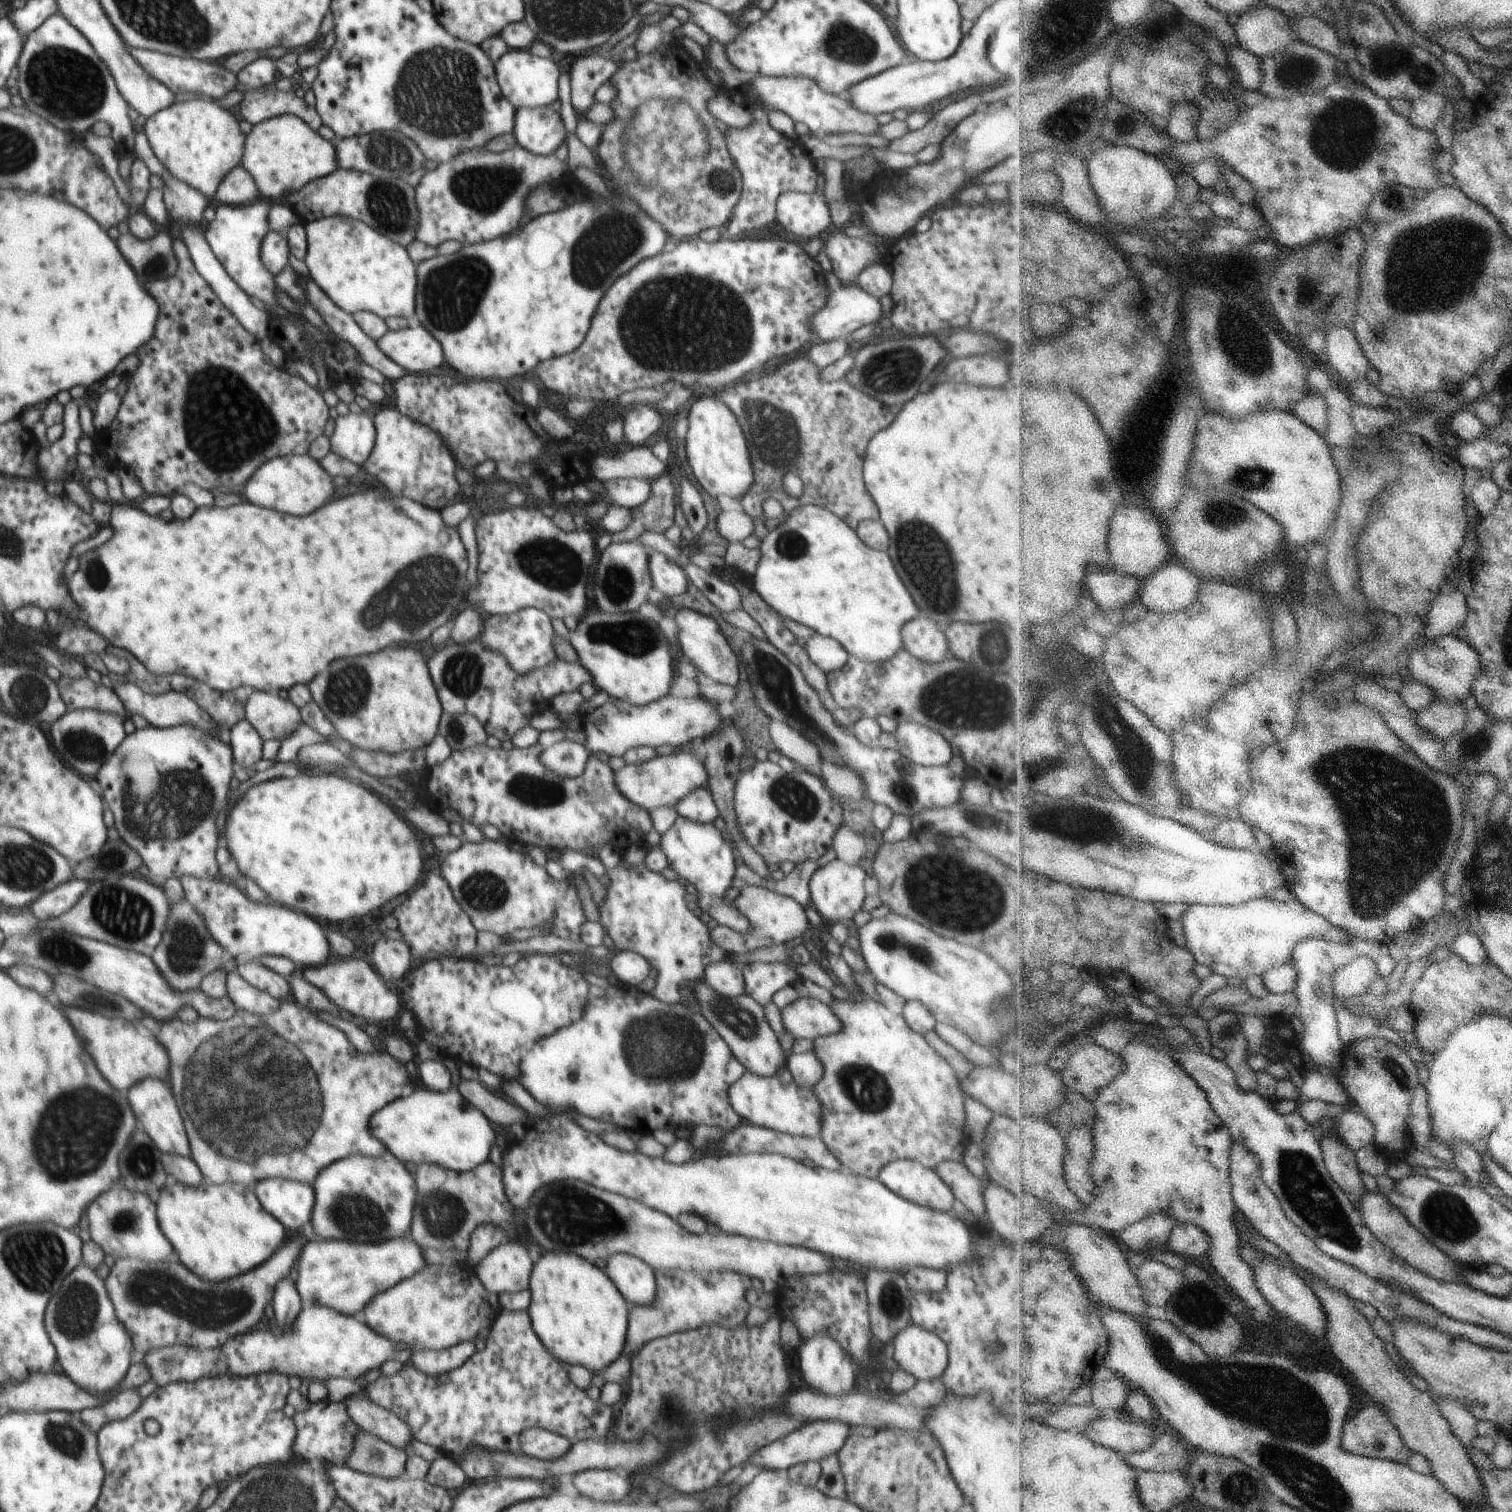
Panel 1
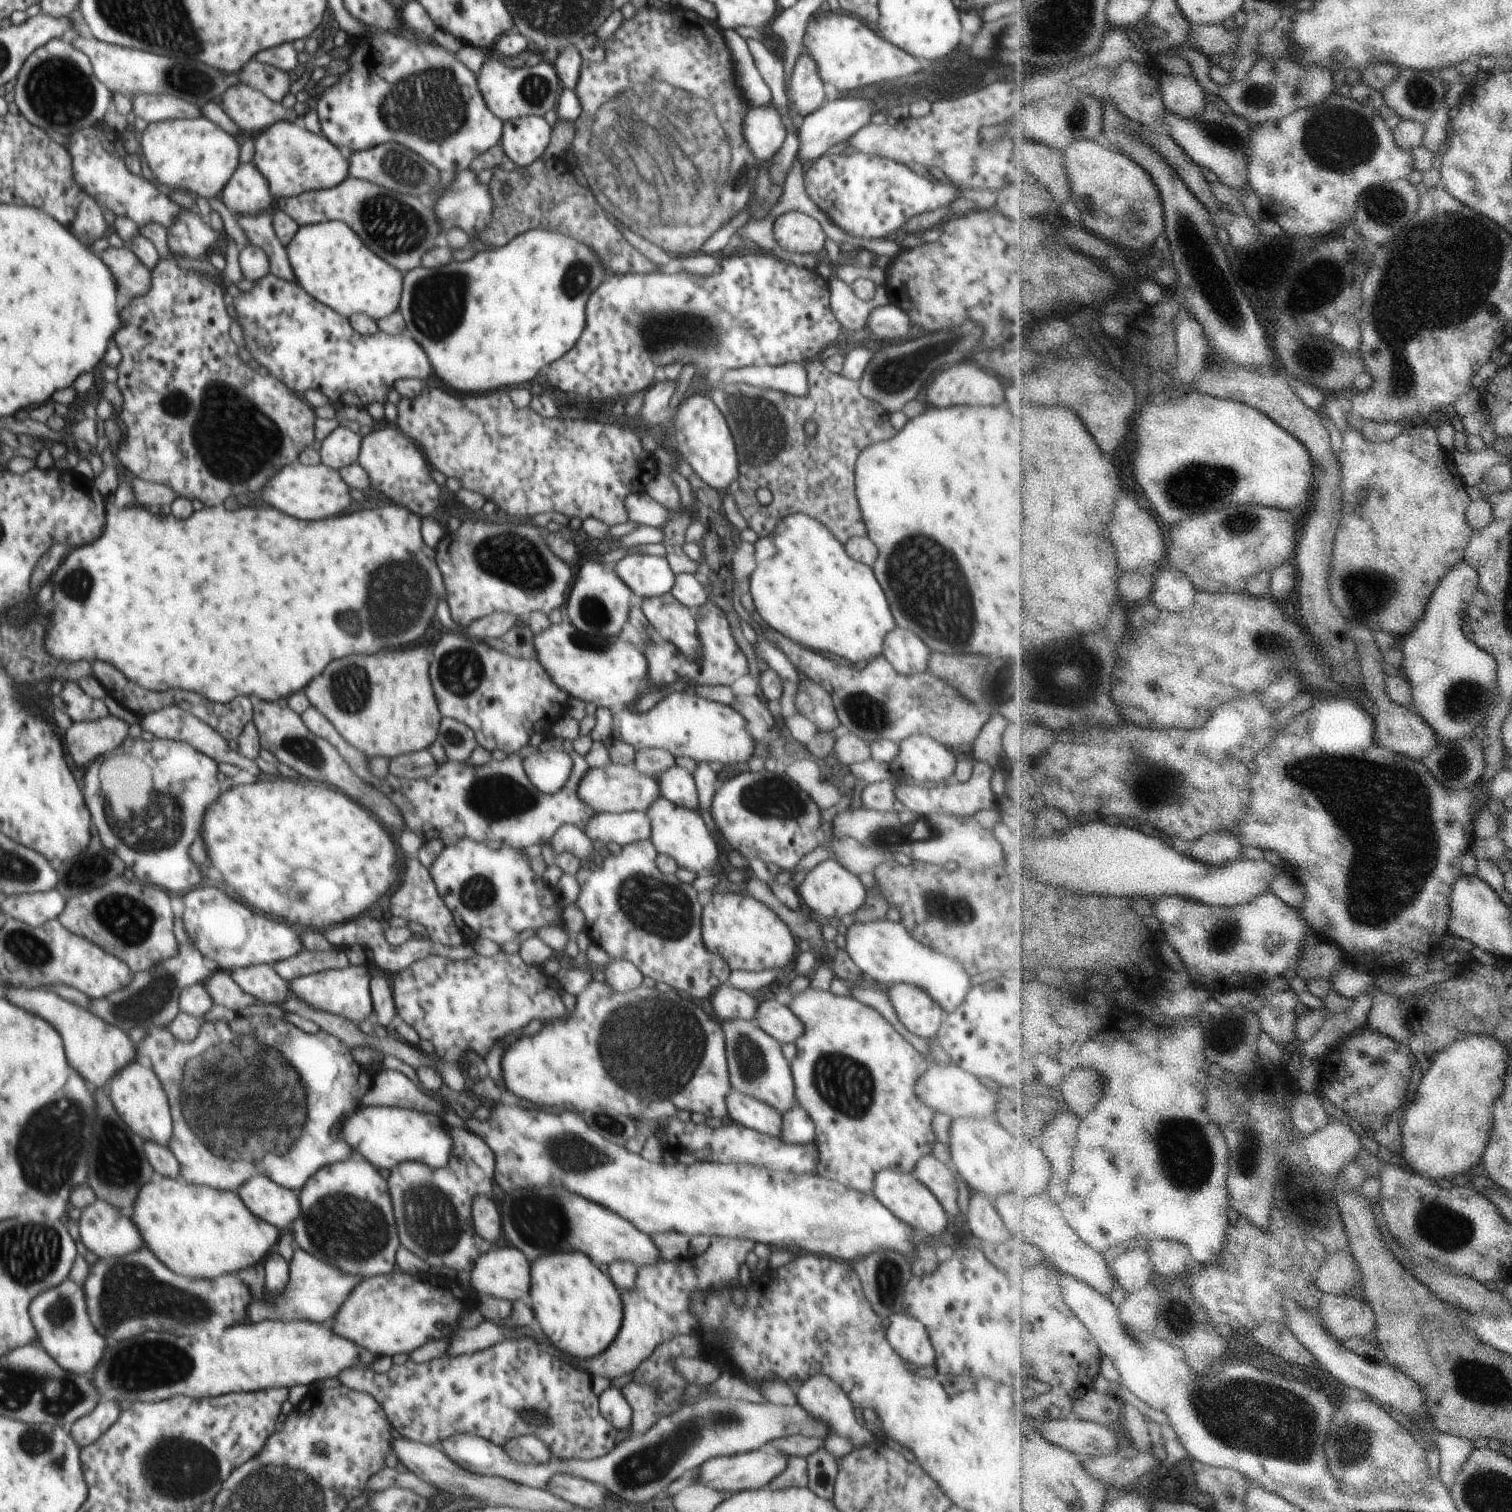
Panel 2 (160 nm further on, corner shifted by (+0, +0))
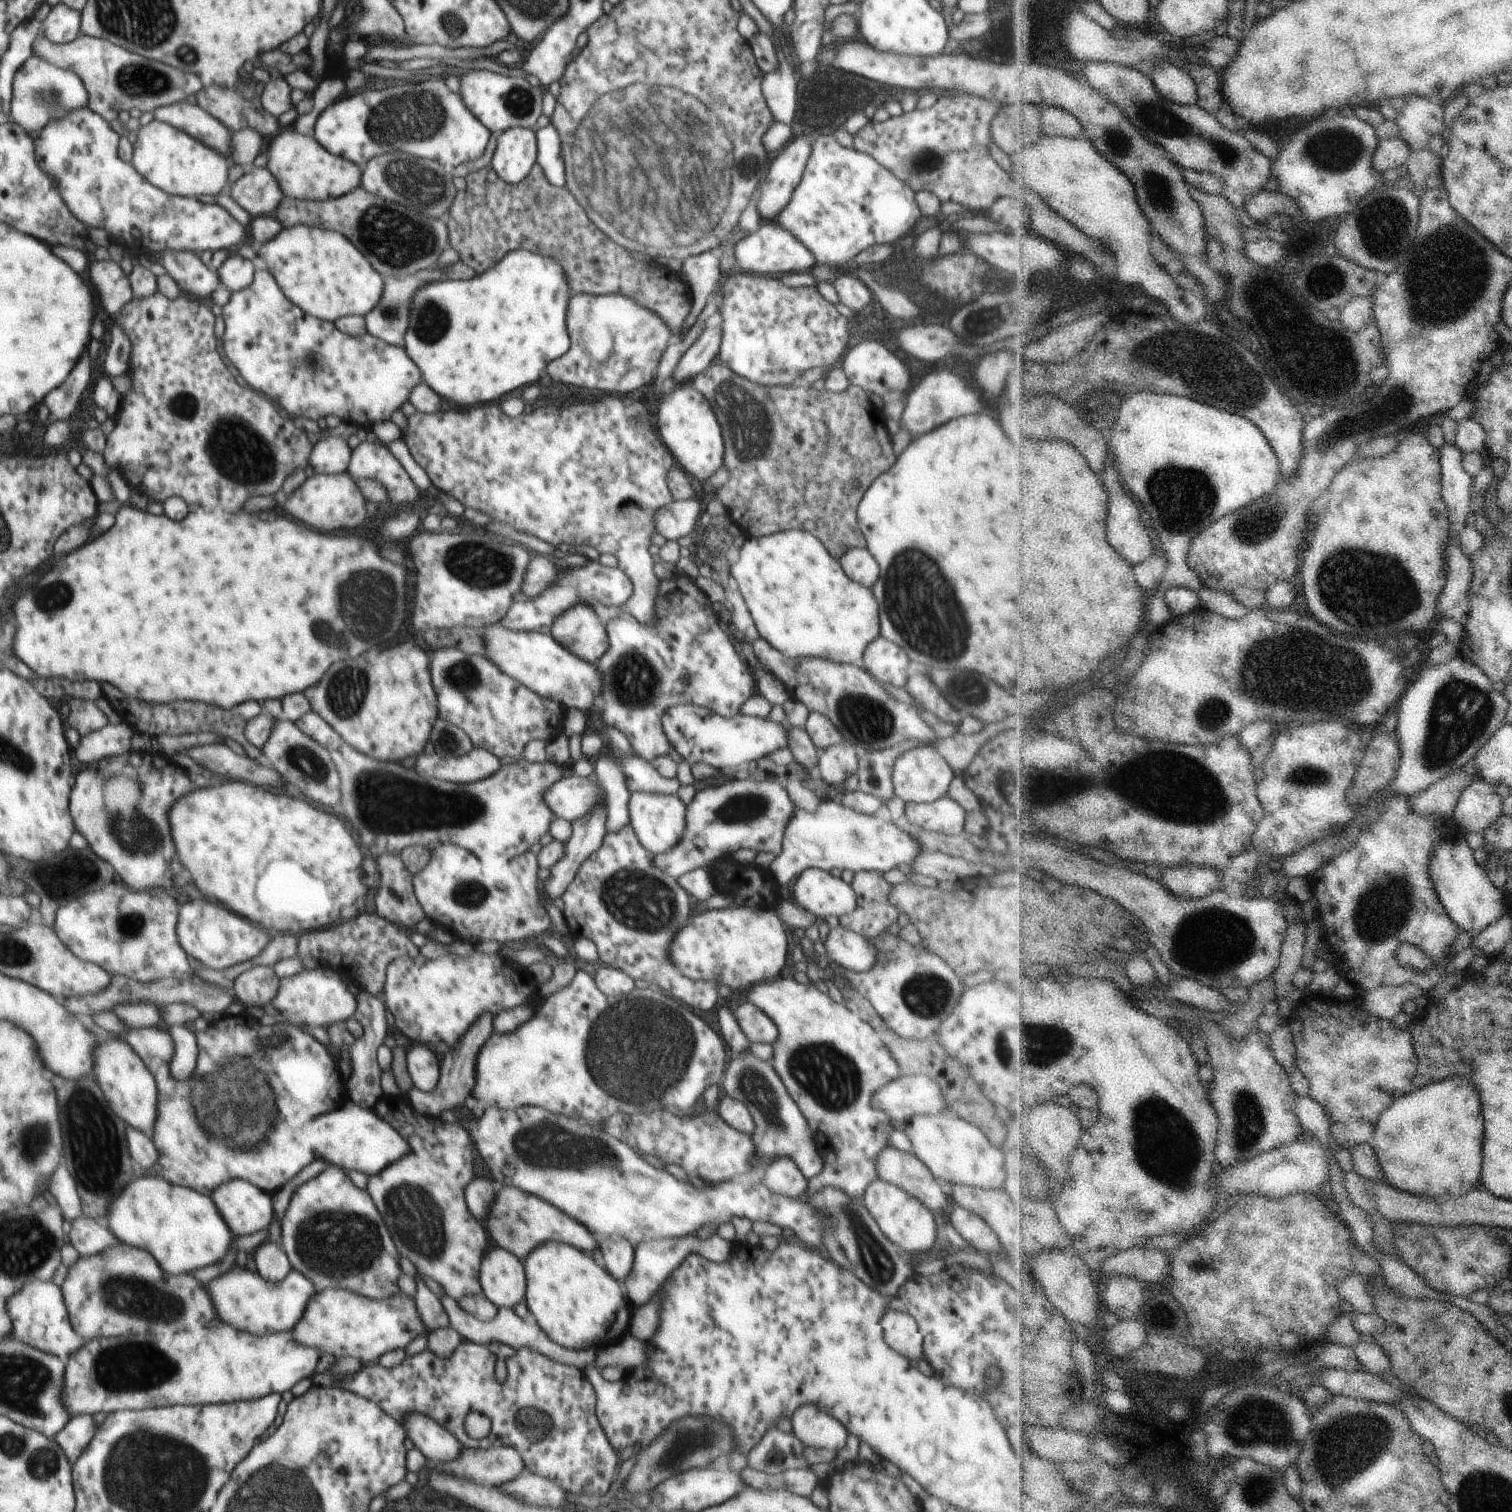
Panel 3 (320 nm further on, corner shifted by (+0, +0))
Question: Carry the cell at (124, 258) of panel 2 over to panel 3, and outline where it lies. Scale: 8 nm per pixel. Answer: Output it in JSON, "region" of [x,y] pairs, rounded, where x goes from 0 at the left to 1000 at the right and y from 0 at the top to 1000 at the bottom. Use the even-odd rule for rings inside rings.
{"region":[[[61,173],[60,188],[66,198],[66,204],[71,209],[77,210],[78,206],[89,198],[86,184],[79,179],[77,173]]]}

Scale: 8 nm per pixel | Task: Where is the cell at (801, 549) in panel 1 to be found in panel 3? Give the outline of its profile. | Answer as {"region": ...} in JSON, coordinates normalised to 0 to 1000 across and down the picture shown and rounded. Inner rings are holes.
{"region":[[[522,350],[516,351],[513,353],[506,354],[505,356],[498,356],[495,354],[491,362],[488,364],[488,370],[483,374],[483,380],[484,382],[488,385],[488,390],[491,392],[491,396],[493,398],[495,405],[499,409],[500,417],[503,419],[503,421],[509,425],[509,427],[512,427],[513,430],[516,430],[518,433],[520,433],[521,435],[528,435],[542,435],[546,435],[547,437],[551,437],[554,438],[567,439],[569,440],[569,435],[571,434],[571,430],[573,427],[575,427],[575,425],[578,425],[579,422],[582,421],[582,406],[581,406],[581,398],[578,396],[578,392],[577,389],[573,389],[565,384],[562,384],[556,373],[556,370],[549,366],[546,360],[543,358],[538,353],[531,350]]]}

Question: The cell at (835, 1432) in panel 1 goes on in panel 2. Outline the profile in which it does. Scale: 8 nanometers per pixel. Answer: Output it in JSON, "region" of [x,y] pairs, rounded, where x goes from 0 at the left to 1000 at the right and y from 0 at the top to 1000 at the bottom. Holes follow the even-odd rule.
{"region":[[[507,957],[502,959],[496,959],[491,962],[484,962],[484,963],[475,963],[468,966],[463,970],[462,972],[462,981],[468,983],[471,985],[478,985],[478,987],[489,987],[489,985],[501,985],[509,981],[520,972],[521,966],[523,964],[519,960],[509,960]]]}

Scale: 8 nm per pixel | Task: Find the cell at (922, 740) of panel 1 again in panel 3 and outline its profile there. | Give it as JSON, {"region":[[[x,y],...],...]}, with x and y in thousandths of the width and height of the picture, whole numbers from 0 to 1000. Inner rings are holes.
{"region":[[[607,491],[604,495],[597,497],[593,505],[591,511],[591,522],[592,526],[599,530],[618,530],[627,524],[628,518],[632,514],[628,505],[626,501],[619,497],[614,492]]]}

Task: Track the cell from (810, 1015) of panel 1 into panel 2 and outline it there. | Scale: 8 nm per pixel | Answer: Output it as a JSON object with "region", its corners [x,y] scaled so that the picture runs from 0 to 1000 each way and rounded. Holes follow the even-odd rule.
{"region":[[[513,661],[503,663],[499,675],[501,680],[511,685],[517,692],[521,689],[526,690],[532,683],[532,677],[529,676],[528,671]]]}

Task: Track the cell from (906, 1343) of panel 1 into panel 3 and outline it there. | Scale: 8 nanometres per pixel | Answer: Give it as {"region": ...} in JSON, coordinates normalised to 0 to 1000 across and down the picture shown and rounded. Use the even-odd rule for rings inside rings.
{"region":[[[587,864],[583,872],[585,887],[597,897],[606,899],[611,897],[611,884],[606,873],[599,868]]]}

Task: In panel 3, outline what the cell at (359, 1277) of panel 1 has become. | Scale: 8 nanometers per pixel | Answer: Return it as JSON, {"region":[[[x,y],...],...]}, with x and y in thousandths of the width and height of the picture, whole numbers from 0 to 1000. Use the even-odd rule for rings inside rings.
{"region":[[[159,837],[146,843],[143,847],[139,847],[136,849],[136,854],[139,856],[143,869],[147,874],[152,876],[159,881],[165,882],[173,881],[173,883],[179,881],[193,881],[194,877],[197,877],[197,873],[200,872],[205,858],[208,860],[209,853],[210,852],[208,852],[205,847],[197,841],[192,841],[184,849],[179,849],[175,848],[169,841],[165,841]]]}

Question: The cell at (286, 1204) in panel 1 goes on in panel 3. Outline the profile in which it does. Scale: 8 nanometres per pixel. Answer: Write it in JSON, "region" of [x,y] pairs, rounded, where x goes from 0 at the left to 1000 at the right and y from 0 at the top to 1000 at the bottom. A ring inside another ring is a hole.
{"region":[[[149,782],[142,786],[138,791],[146,804],[157,817],[172,815],[181,806],[181,790],[164,782]]]}

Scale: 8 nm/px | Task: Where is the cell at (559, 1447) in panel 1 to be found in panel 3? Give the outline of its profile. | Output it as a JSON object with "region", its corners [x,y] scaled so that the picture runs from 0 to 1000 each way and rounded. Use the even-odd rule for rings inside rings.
{"region":[[[331,956],[306,959],[302,966],[292,968],[292,971],[315,981],[329,983],[344,976],[348,973],[348,968],[341,958]]]}

